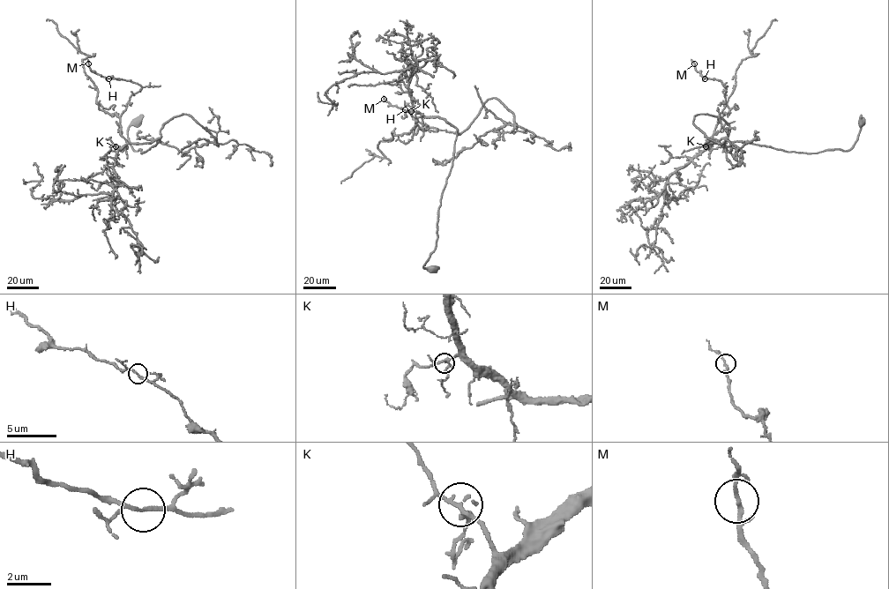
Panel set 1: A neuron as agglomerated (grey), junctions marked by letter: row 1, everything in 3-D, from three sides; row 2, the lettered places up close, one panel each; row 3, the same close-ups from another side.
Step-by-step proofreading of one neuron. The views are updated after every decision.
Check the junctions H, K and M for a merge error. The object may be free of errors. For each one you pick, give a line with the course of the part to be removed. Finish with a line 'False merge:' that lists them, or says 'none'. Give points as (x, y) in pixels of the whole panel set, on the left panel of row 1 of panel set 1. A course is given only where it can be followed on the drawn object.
False merge: none

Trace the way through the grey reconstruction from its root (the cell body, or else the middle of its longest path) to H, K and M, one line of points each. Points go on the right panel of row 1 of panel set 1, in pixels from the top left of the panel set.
H: (862, 122), (857, 140), (846, 151), (787, 152), (724, 138), (712, 143), (726, 88), (720, 80), (705, 78)
K: (862, 122), (857, 140), (846, 151), (787, 152), (724, 138), (711, 144), (705, 150), (705, 146)
M: (862, 122), (857, 140), (846, 151), (787, 152), (724, 138), (712, 143), (726, 88), (705, 78), (694, 63)

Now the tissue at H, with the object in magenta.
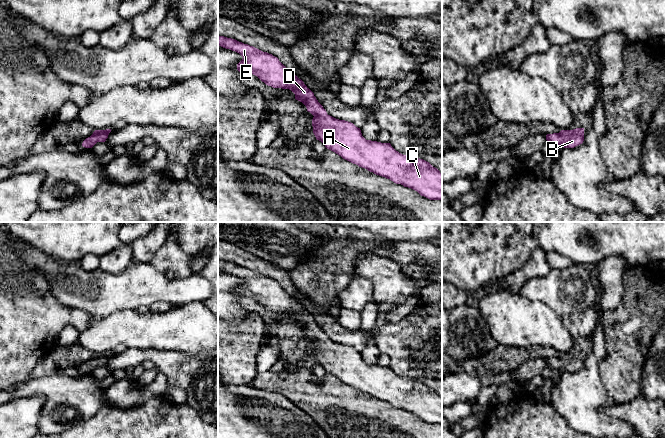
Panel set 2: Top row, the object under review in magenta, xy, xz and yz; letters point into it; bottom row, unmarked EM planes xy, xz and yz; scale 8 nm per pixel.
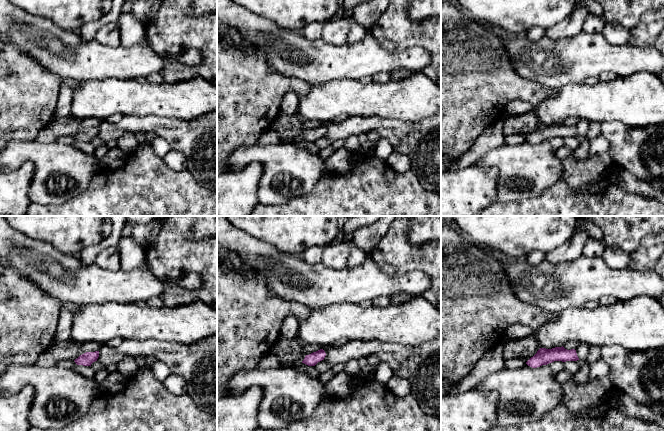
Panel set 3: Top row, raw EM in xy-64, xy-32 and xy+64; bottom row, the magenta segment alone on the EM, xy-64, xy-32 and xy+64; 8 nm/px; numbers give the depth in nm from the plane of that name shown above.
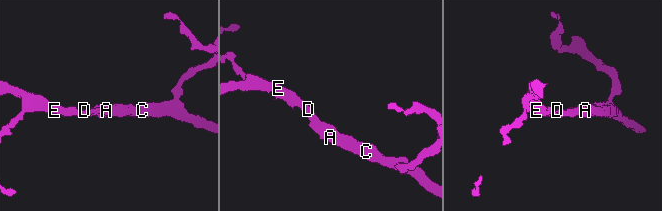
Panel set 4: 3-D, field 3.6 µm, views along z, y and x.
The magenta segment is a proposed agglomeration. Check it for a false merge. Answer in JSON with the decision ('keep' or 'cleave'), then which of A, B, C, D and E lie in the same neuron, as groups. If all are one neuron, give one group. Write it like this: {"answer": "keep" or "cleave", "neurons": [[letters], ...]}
{"answer": "keep", "neurons": [["A", "B", "C", "D", "E"]]}

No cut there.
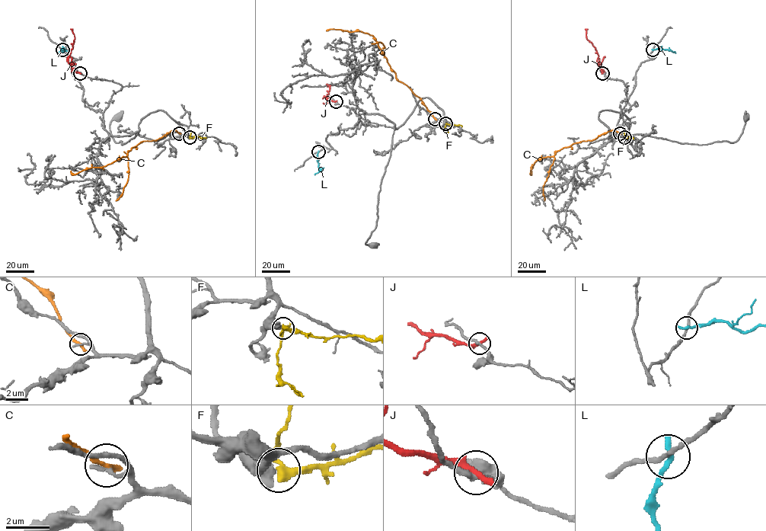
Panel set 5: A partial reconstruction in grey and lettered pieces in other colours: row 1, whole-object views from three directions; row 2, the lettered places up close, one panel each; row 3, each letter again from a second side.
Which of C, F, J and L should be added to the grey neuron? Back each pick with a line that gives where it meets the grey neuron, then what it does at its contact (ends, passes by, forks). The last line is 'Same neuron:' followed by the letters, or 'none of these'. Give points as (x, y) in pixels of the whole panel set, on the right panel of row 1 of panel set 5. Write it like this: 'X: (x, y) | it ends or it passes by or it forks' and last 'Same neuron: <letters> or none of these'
Same neuron: none of these

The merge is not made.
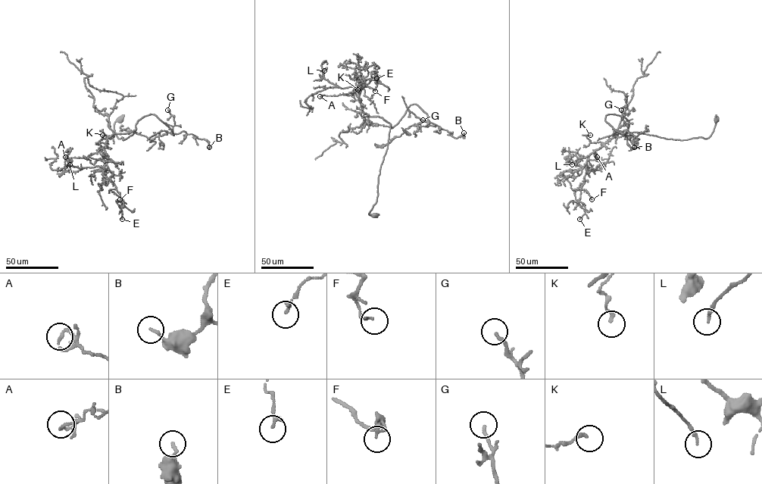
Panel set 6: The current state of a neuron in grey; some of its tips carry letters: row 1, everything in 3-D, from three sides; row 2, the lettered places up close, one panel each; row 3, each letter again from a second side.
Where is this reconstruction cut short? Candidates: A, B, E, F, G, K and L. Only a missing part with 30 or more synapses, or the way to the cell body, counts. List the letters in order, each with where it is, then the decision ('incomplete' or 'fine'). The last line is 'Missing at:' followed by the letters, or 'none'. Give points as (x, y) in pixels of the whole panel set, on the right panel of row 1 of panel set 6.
A: (597, 157) | fine
B: (634, 147) | fine
E: (579, 219) | fine
F: (591, 199) | fine
G: (621, 110) | fine
K: (590, 135) | fine
L: (572, 164) | fine
Missing at: none

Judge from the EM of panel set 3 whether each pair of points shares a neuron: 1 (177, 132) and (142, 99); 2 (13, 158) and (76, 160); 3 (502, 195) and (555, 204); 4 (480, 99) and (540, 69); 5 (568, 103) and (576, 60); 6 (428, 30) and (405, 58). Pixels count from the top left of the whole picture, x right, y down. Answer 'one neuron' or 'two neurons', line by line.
1: two neurons
2: one neuron
3: two neurons
4: two neurons
5: two neurons
6: two neurons

